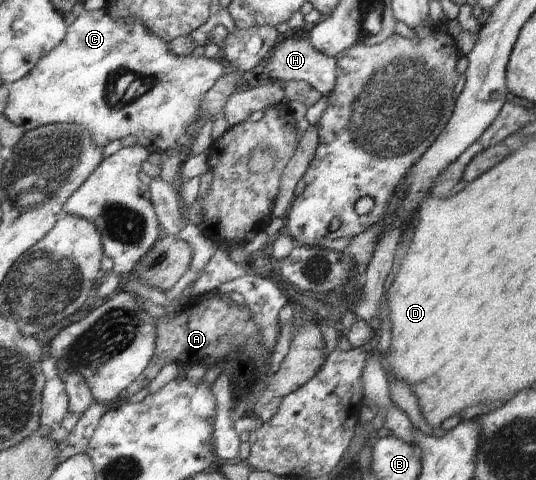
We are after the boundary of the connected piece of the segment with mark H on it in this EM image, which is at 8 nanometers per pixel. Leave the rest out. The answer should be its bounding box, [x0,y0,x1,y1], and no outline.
[266,37,338,96]

